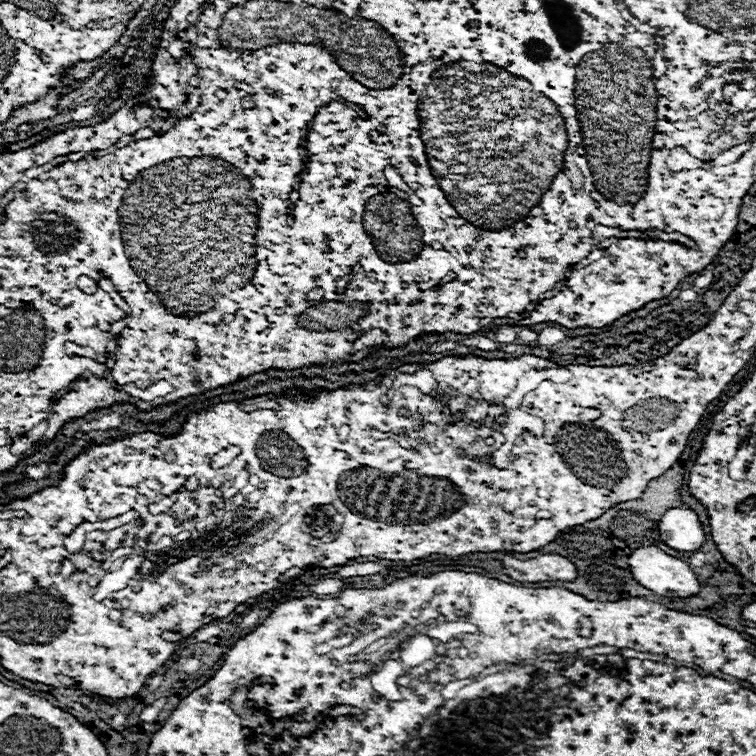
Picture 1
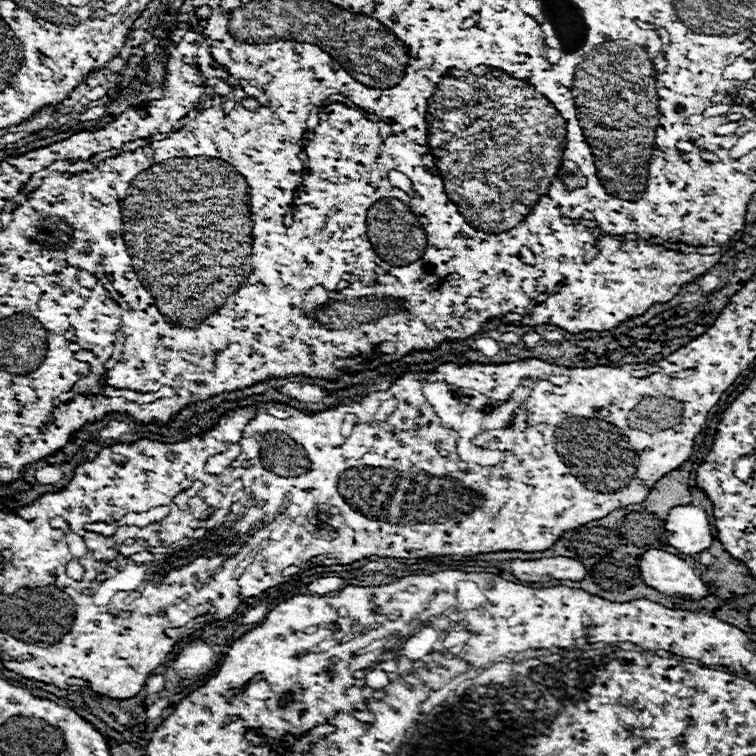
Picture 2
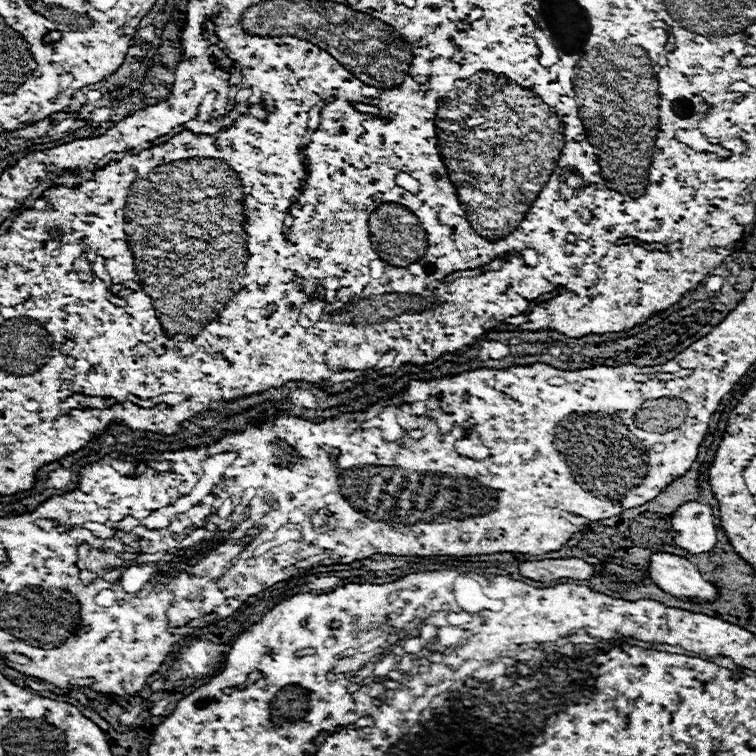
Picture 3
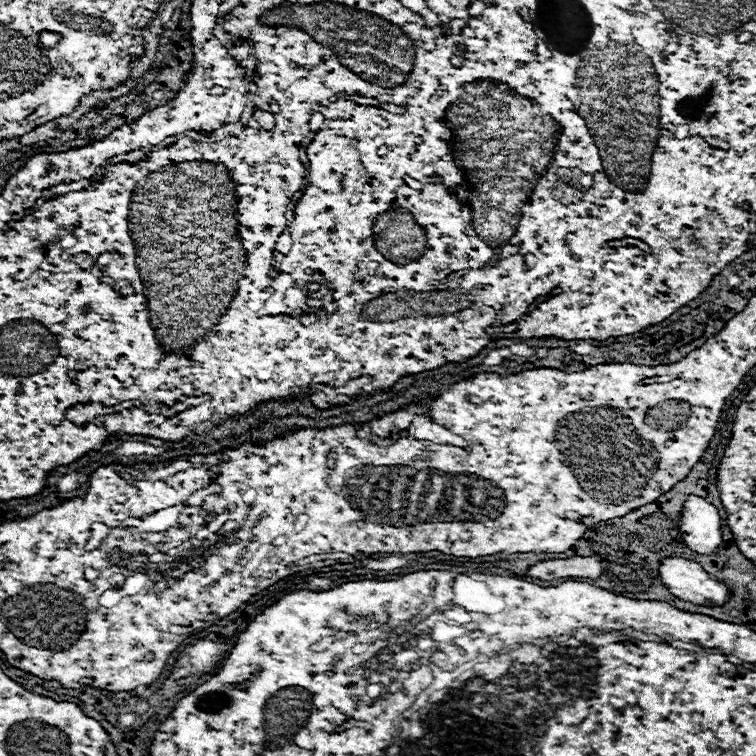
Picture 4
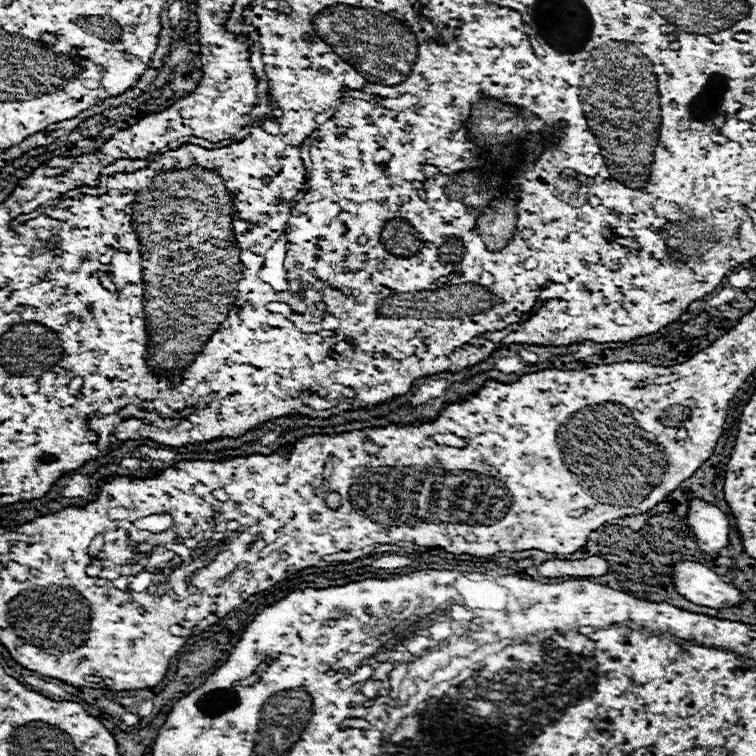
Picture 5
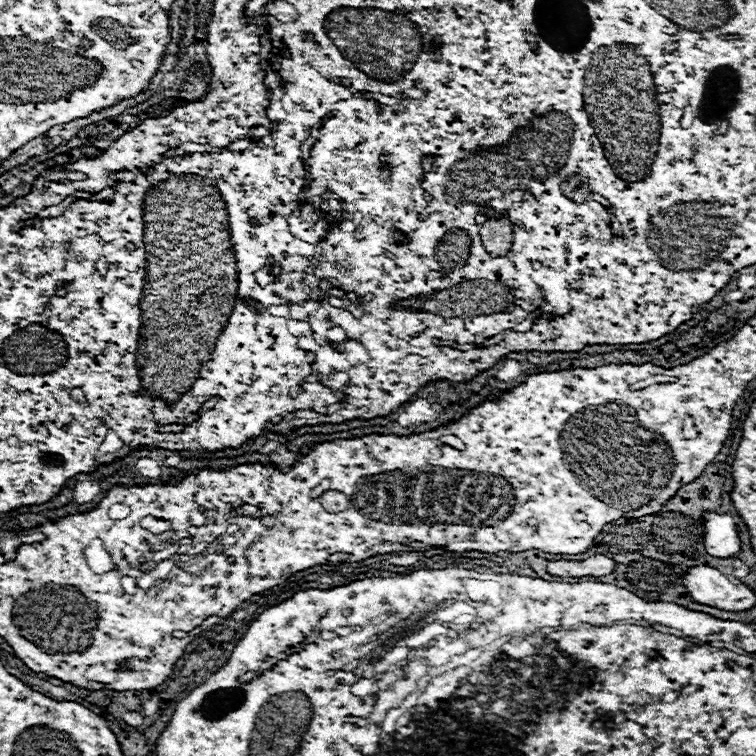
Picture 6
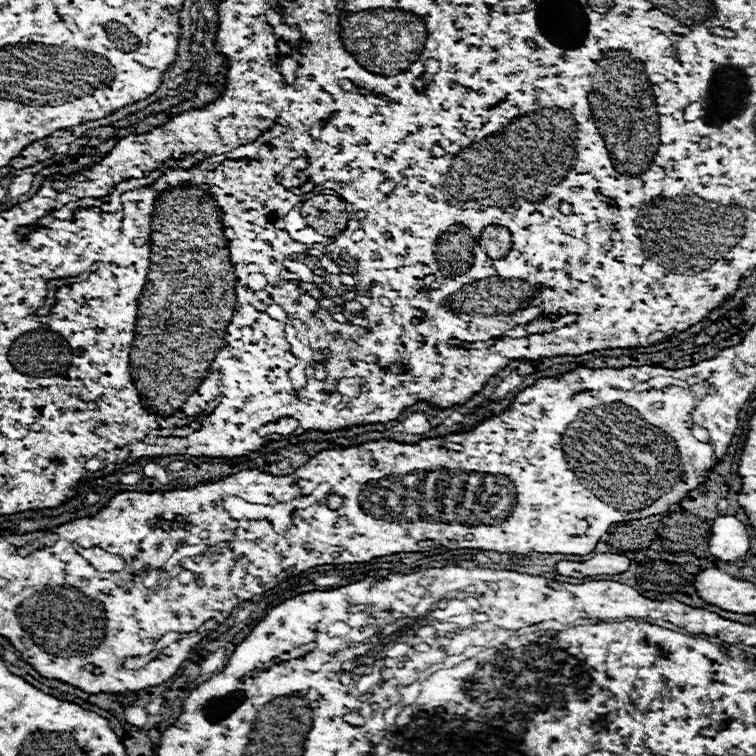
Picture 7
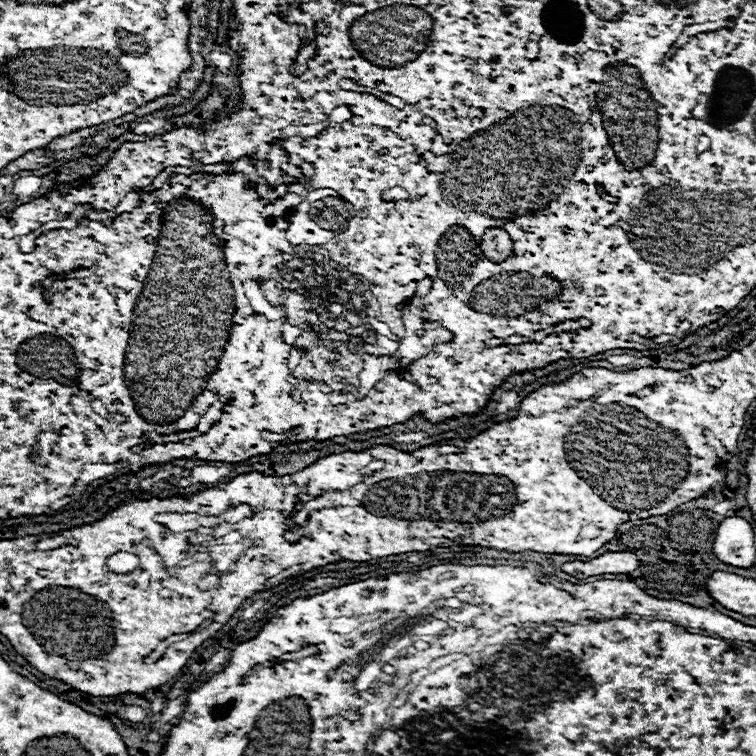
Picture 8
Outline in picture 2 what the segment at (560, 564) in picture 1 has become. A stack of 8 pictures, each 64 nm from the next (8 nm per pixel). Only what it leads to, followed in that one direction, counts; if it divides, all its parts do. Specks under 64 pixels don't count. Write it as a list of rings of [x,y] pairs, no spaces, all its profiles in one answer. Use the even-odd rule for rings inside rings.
[[[540,558],[540,560],[510,560],[510,574],[522,582],[550,580],[582,580],[586,568],[572,558]]]

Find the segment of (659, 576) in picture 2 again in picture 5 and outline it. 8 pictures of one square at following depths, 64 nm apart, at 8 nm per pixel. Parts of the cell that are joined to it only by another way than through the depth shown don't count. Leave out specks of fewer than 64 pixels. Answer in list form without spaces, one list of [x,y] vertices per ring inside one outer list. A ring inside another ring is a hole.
[[[674,562],[672,582],[678,594],[698,606],[730,608],[744,600],[740,590],[698,562]]]

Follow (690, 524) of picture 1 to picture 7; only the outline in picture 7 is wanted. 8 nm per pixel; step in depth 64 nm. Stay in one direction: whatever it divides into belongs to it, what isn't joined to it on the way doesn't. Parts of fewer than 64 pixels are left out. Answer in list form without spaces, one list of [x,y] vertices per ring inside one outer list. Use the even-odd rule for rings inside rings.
[[[718,516],[710,532],[708,550],[722,562],[736,562],[750,550],[746,526],[736,516]]]

